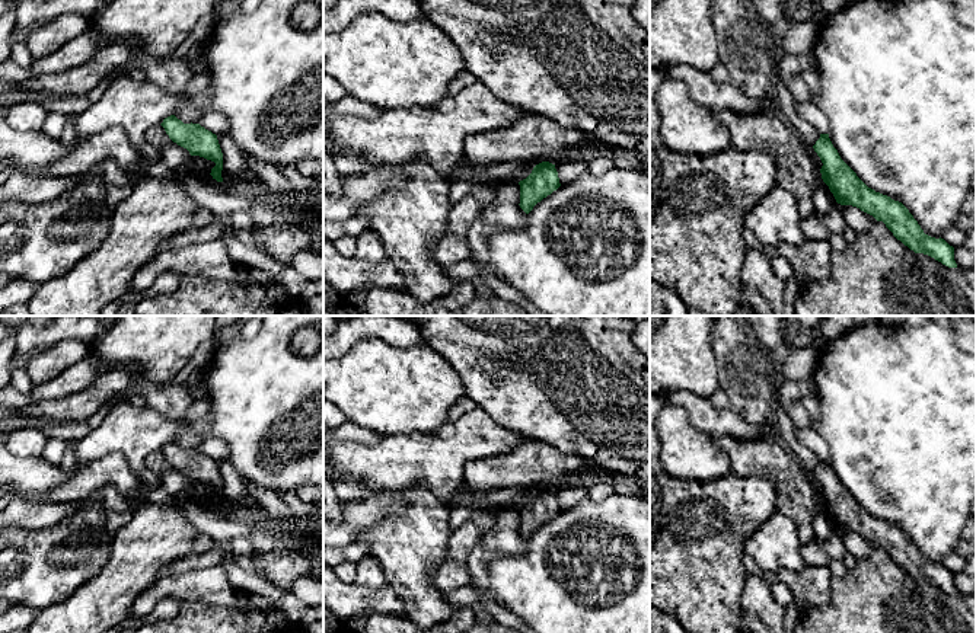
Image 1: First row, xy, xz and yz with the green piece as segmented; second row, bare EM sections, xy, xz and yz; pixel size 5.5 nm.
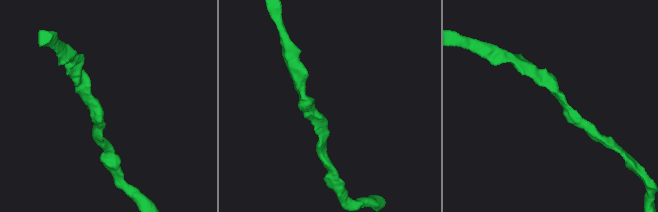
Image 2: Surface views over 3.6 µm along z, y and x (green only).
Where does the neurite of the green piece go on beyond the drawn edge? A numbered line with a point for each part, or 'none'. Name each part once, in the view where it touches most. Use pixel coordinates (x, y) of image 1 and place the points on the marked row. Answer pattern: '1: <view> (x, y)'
none

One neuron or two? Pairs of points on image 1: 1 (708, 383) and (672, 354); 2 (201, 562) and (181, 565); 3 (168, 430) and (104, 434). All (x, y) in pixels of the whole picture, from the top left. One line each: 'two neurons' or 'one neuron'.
1: one neuron
2: one neuron
3: one neuron

